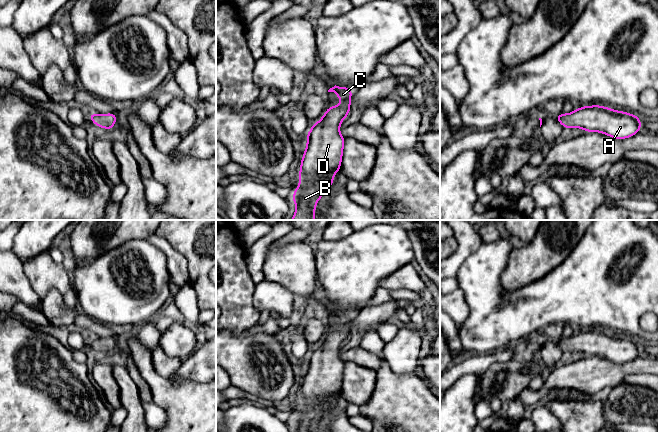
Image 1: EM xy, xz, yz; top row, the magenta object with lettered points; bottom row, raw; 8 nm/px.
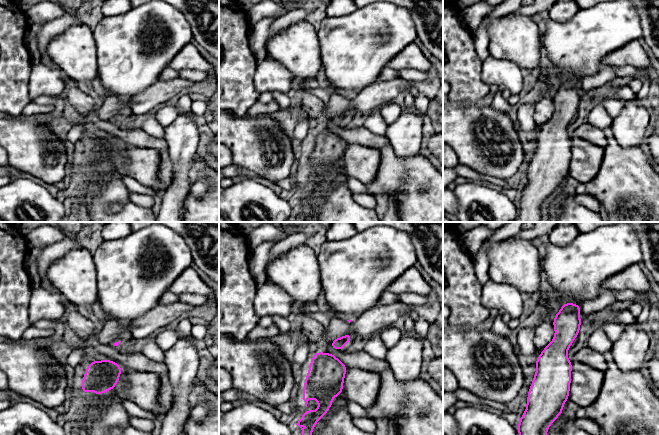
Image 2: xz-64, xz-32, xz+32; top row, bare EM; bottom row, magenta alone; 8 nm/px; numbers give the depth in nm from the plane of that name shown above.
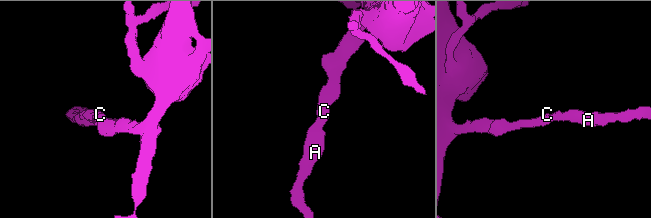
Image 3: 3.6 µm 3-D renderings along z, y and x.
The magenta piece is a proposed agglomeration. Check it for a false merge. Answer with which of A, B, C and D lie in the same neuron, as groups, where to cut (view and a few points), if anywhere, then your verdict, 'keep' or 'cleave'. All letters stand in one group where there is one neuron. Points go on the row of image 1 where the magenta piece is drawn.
A B C D | no cut | keep

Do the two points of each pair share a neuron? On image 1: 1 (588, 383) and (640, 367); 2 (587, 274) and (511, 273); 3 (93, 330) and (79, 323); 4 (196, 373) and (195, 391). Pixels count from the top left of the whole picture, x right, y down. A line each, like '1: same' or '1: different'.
1: same
2: different
3: same
4: different

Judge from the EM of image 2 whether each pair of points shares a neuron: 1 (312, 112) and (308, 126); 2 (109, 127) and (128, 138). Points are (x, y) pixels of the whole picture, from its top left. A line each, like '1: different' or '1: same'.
1: different
2: same

